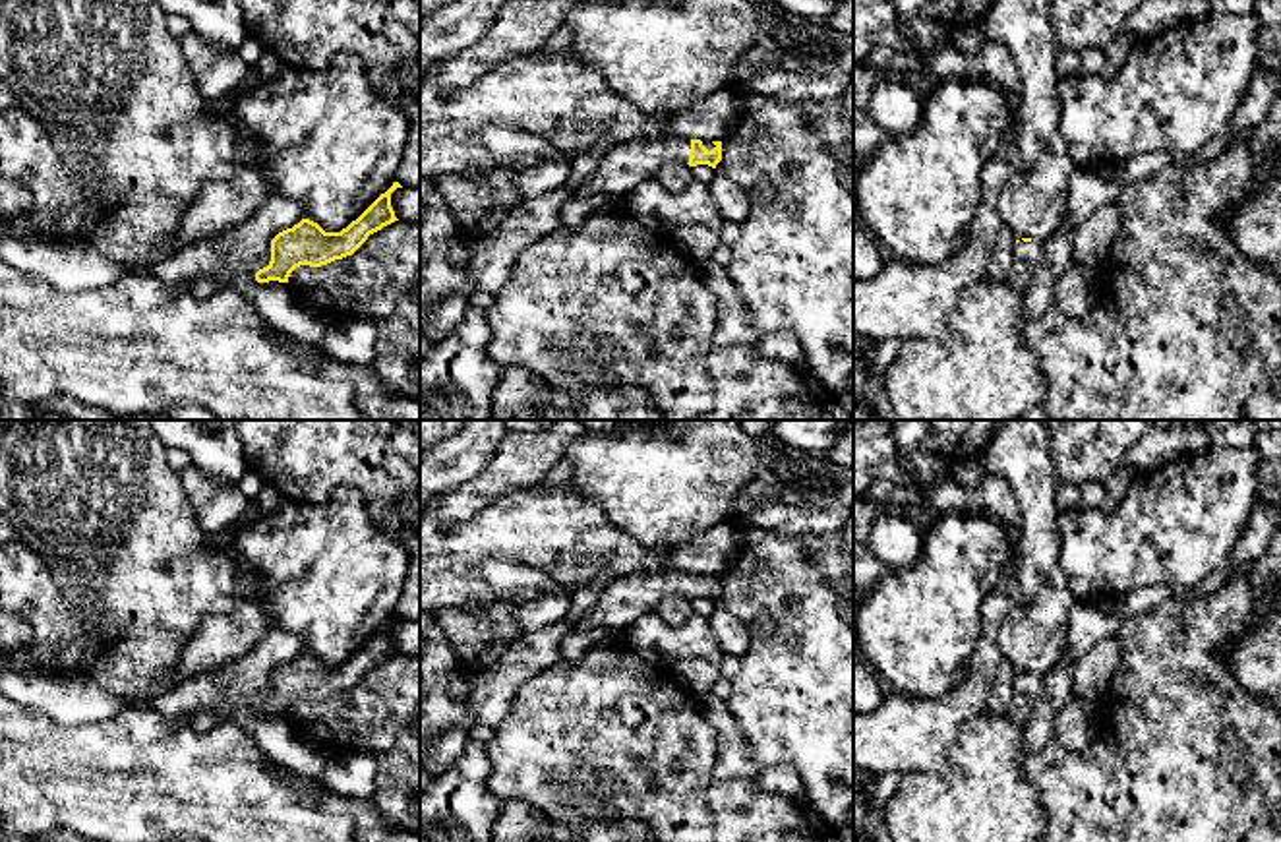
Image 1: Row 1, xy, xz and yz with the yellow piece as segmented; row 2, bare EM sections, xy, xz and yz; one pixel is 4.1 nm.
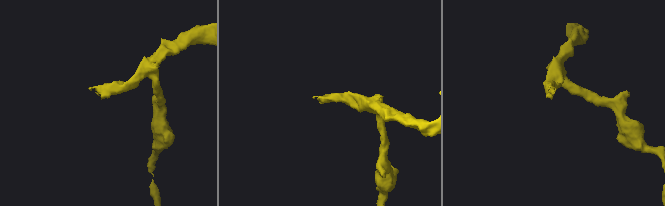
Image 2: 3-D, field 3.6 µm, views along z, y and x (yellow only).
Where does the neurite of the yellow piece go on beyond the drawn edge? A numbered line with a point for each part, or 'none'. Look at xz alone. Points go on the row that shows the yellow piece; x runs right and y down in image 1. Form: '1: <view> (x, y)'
1: xz (625, 165)

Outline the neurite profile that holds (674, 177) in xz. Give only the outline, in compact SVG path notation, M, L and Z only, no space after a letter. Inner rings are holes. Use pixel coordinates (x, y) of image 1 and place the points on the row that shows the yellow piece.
M668 163L660 166L654 178L666 192L677 194L693 182L691 166L685 163Z

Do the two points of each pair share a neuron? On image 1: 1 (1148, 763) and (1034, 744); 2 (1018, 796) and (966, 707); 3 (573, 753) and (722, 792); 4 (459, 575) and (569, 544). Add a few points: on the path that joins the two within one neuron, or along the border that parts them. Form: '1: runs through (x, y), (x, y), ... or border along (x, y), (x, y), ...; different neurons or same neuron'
1: border along (1051, 738), (1028, 755); different neurons
2: border along (985, 709), (960, 728), (949, 755); different neurons
3: border along (713, 781), (707, 790), (707, 804), (716, 821); different neurons
4: runs through (484, 546), (540, 544); same neuron

